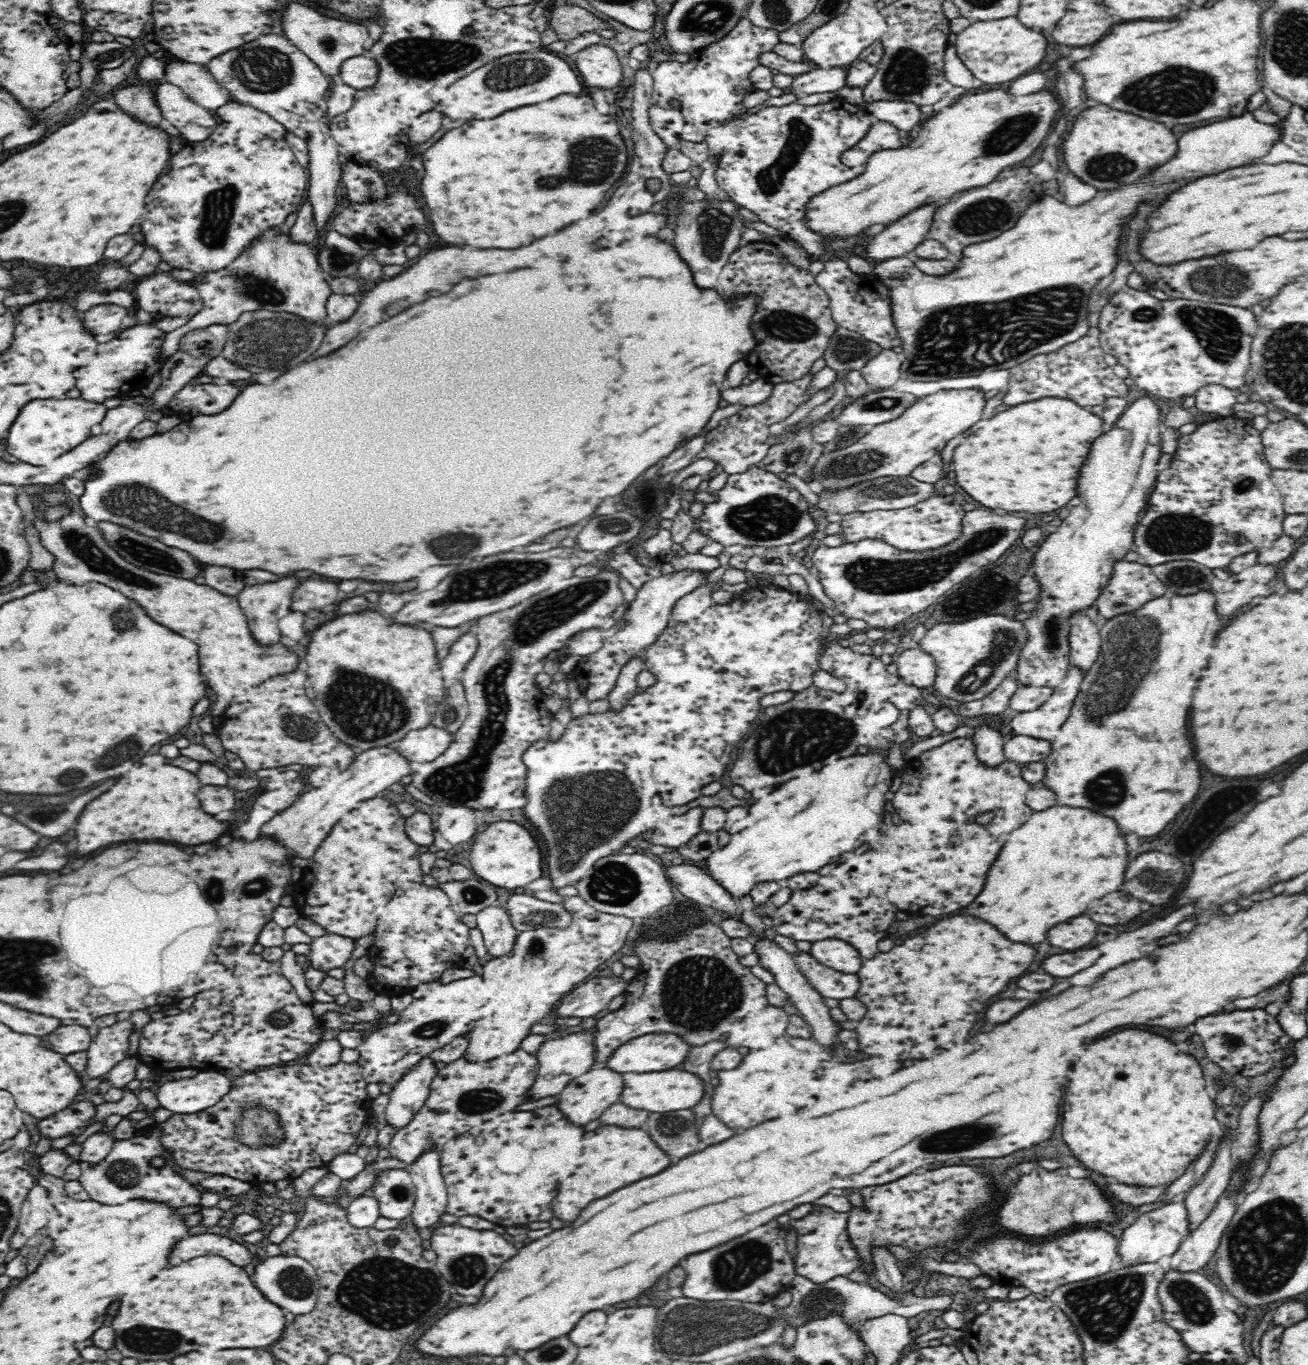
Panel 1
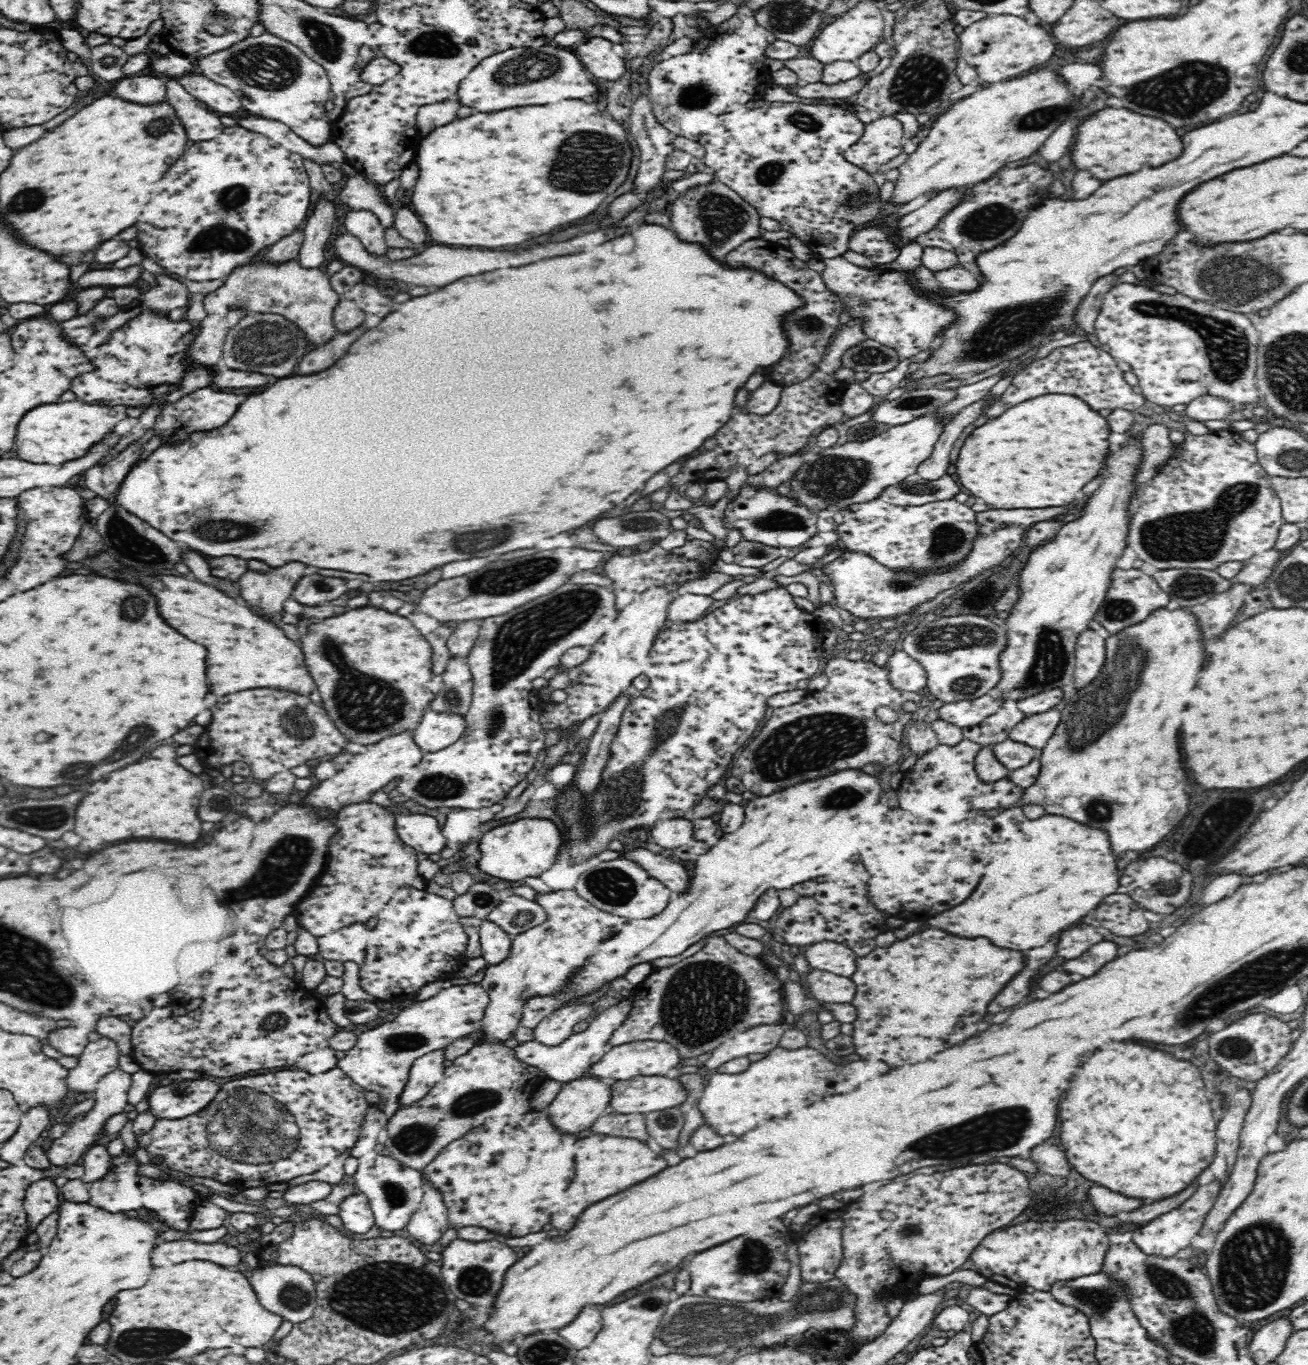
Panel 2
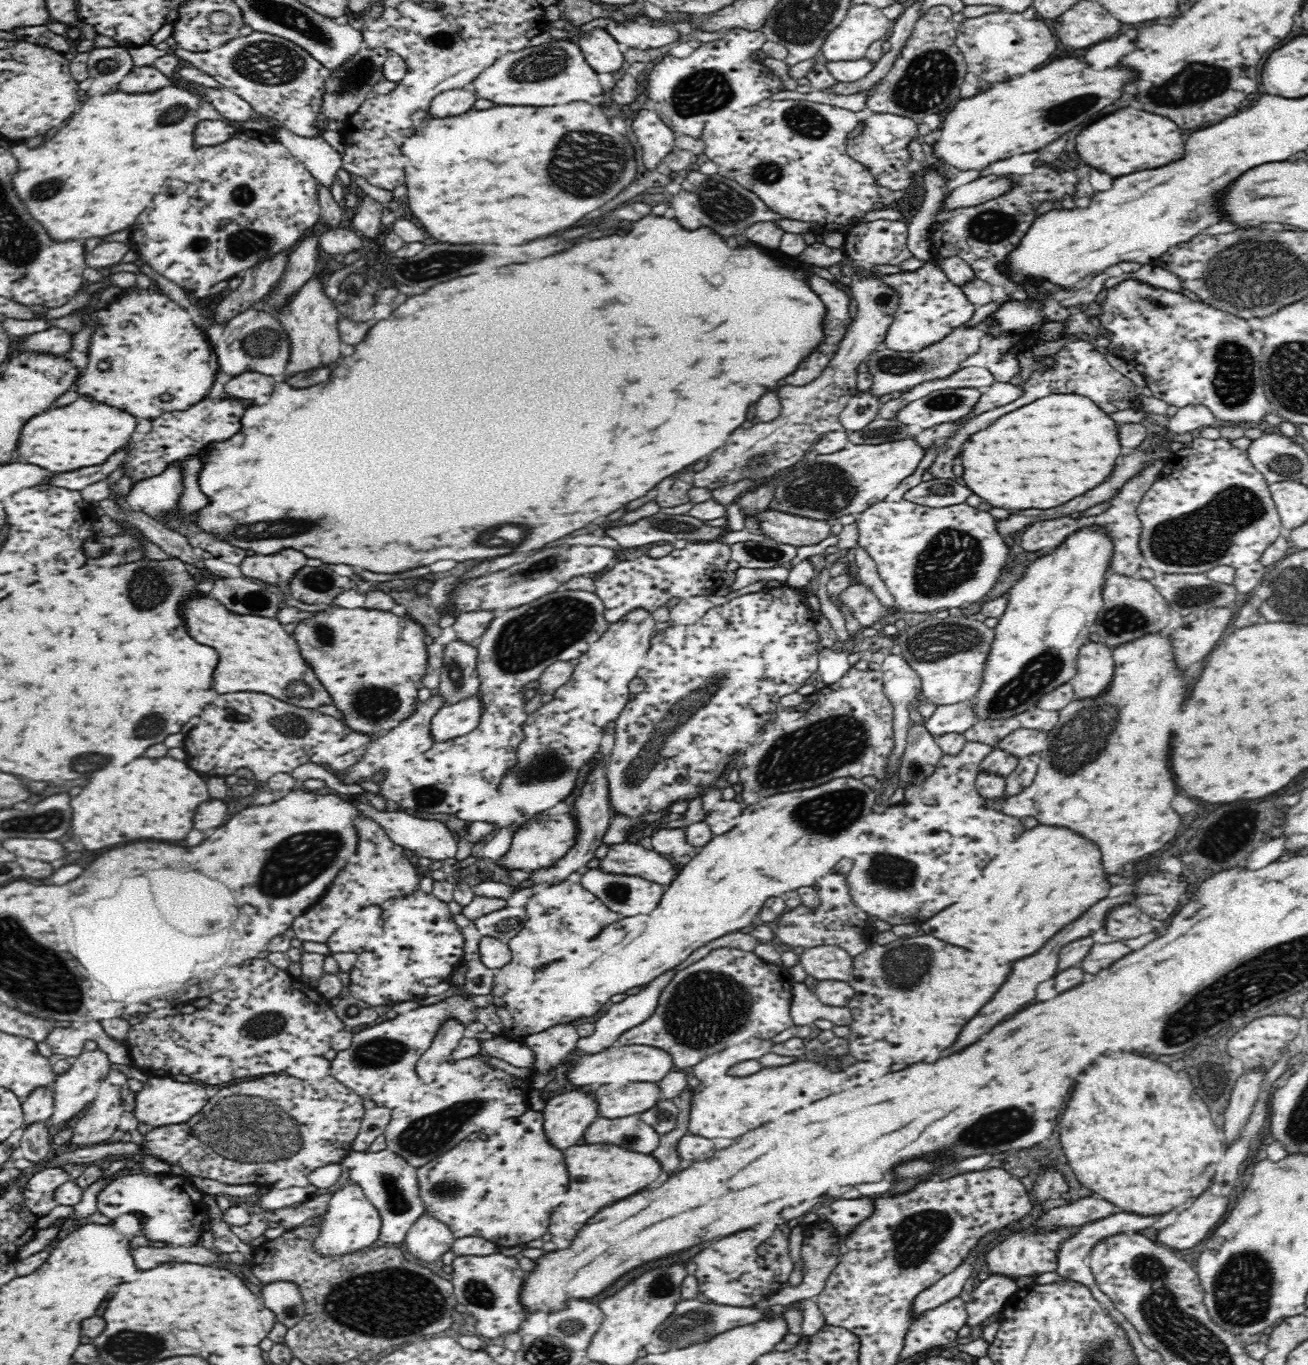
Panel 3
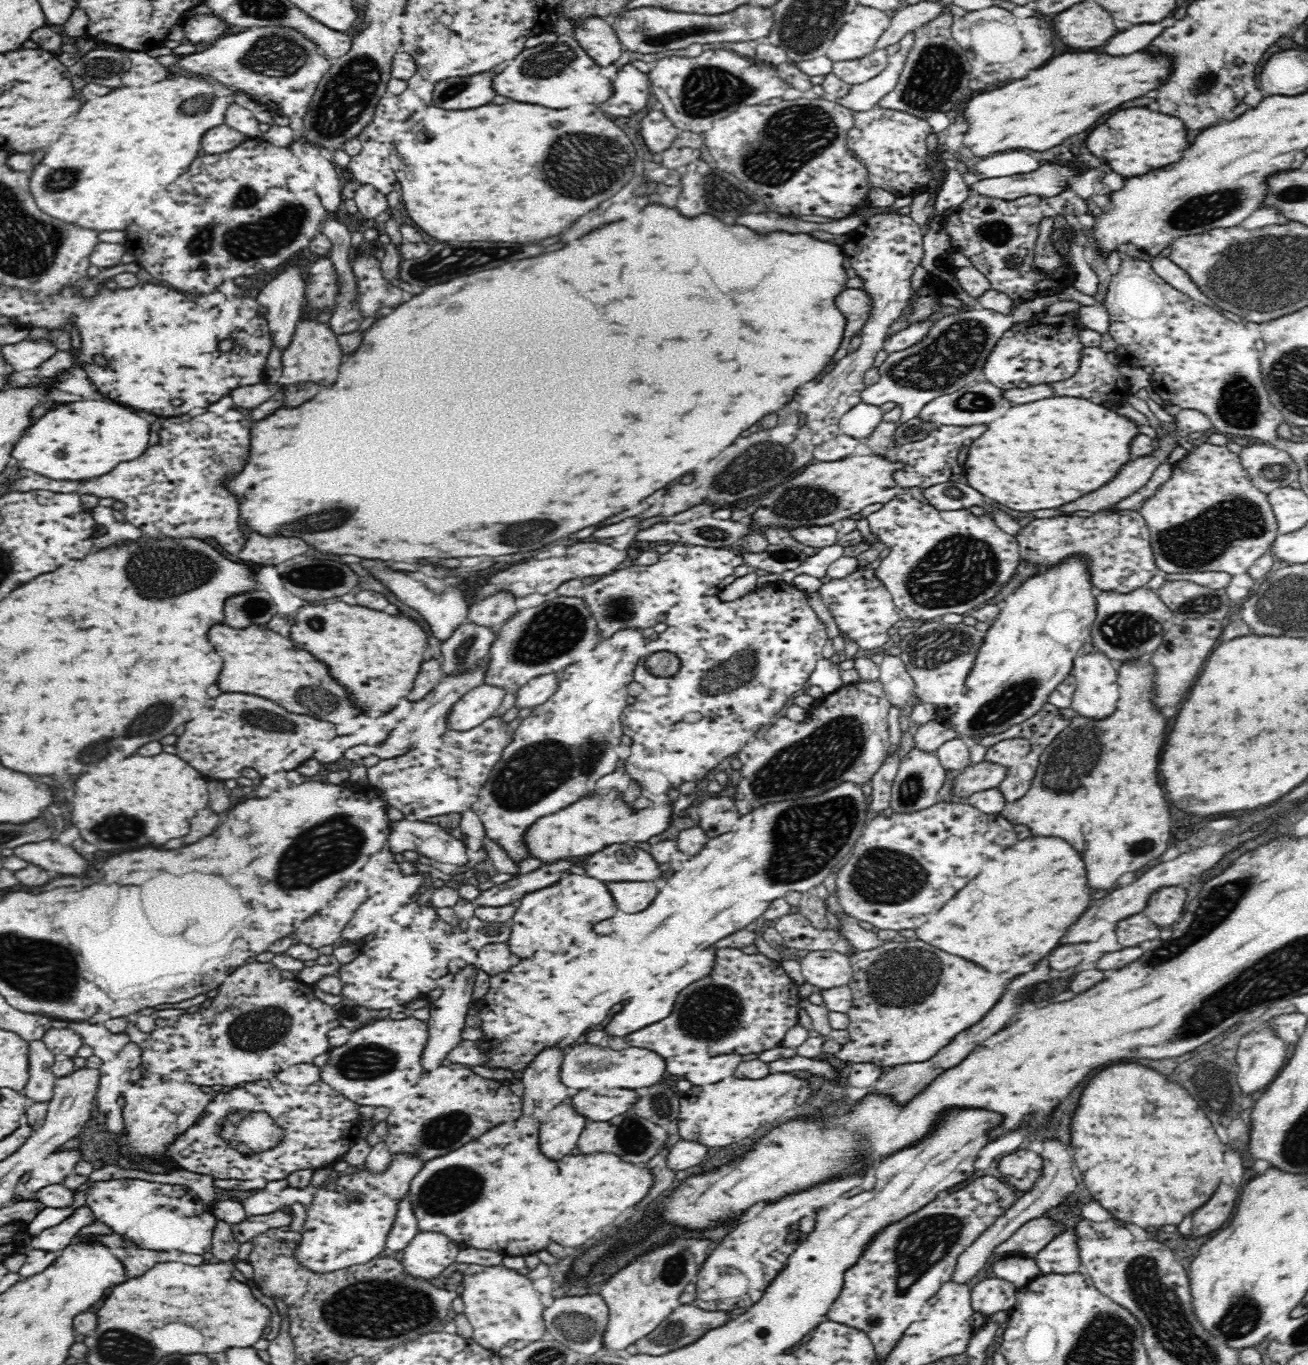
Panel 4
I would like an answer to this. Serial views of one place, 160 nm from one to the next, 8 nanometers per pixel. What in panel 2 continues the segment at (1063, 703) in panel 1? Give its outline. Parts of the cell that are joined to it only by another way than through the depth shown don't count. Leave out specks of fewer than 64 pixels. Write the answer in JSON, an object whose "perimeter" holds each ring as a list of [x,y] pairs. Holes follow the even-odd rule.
{"perimeter":[[[1060,706],[1050,708],[1040,714],[1026,715],[1012,727],[1009,738],[1042,752],[1054,739],[1060,721]]]}

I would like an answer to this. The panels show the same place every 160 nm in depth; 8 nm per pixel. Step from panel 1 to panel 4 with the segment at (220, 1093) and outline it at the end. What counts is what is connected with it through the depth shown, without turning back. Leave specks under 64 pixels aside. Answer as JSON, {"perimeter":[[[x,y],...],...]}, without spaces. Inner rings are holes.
{"perimeter":[[[143,1077],[131,1085],[126,1090],[125,1094],[126,1104],[122,1108],[122,1115],[124,1116],[124,1124],[126,1125],[126,1136],[120,1138],[120,1148],[124,1155],[128,1154],[130,1157],[136,1157],[134,1162],[138,1162],[140,1158],[146,1160],[164,1160],[164,1152],[166,1152],[168,1144],[174,1142],[182,1132],[186,1131],[190,1126],[193,1126],[201,1115],[207,1110],[208,1104],[213,1100],[208,1089],[203,1089],[198,1085],[192,1083],[183,1083],[176,1081],[156,1081],[152,1082]]]}

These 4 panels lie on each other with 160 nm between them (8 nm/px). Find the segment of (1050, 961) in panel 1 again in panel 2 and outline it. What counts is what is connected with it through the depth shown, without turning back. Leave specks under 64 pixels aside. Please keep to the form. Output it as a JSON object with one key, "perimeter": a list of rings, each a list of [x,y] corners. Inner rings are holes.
{"perimeter":[[[1100,942],[1100,944],[1094,944],[1090,950],[1086,950],[1086,954],[1082,954],[1082,956],[1078,956],[1074,960],[1066,960],[1062,964],[1062,968],[1066,972],[1072,972],[1072,974],[1092,976],[1106,962],[1110,962],[1114,958],[1116,958],[1116,944],[1114,942]]]}

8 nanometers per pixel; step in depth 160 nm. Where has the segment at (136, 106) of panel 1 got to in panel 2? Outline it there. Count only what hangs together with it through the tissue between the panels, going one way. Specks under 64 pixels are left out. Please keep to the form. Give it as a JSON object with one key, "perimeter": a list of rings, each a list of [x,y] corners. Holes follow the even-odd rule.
{"perimeter":[[[128,76],[117,81],[114,94],[128,102],[153,105],[165,100],[167,86],[154,76]]]}

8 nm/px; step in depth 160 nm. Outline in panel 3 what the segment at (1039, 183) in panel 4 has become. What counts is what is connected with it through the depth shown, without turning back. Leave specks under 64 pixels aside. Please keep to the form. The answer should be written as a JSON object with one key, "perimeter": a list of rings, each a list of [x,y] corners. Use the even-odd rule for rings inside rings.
{"perimeter":[[[996,174],[981,176],[962,185],[947,194],[940,204],[940,211],[951,211],[984,204],[984,202],[998,198],[1014,187],[1014,183],[1008,177],[996,176]]]}

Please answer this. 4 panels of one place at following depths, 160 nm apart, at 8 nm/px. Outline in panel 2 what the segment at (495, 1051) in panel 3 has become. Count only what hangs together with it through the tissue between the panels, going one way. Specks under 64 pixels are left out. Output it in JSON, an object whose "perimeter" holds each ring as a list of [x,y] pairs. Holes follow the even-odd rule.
{"perimeter":[[[627,998],[607,1010],[600,1011],[600,1014],[594,1016],[584,1031],[572,1033],[566,1040],[562,1040],[556,1046],[542,1044],[536,1039],[523,1042],[515,1048],[515,1055],[526,1064],[539,1068],[548,1080],[558,1081],[562,1085],[569,1083],[588,1073],[590,1067],[604,1056],[604,1053],[609,1048],[608,1038],[610,1034],[616,1030],[616,1026],[620,1026],[626,1020],[626,1016],[630,1012],[630,1006],[632,1006],[632,1003]]]}

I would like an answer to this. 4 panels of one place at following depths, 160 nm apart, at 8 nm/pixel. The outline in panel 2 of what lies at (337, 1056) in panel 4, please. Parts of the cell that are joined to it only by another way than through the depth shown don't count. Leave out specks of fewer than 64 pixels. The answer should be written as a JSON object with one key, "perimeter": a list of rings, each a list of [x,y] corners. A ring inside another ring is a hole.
{"perimeter":[[[470,982],[463,985],[454,985],[428,1000],[415,1001],[404,1009],[396,1011],[393,1021],[385,1022],[373,1029],[362,1032],[357,1037],[354,1048],[346,1051],[346,1054],[339,1059],[337,1067],[343,1070],[352,1080],[364,1091],[378,1092],[380,1098],[386,1102],[386,1109],[382,1110],[390,1120],[399,1109],[399,1097],[406,1087],[406,1080],[413,1062],[425,1054],[444,1049],[448,1044],[458,1038],[466,1036],[475,1037],[478,1028],[482,1026],[484,1010],[488,1006],[488,993],[480,983]]]}

